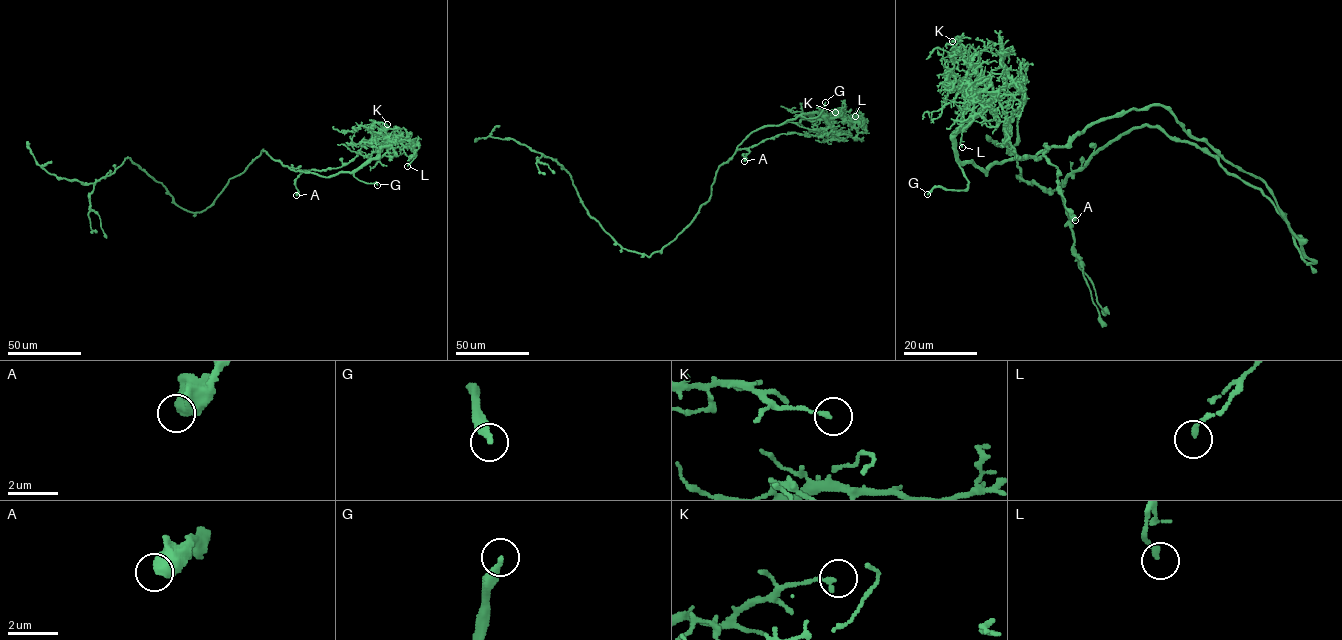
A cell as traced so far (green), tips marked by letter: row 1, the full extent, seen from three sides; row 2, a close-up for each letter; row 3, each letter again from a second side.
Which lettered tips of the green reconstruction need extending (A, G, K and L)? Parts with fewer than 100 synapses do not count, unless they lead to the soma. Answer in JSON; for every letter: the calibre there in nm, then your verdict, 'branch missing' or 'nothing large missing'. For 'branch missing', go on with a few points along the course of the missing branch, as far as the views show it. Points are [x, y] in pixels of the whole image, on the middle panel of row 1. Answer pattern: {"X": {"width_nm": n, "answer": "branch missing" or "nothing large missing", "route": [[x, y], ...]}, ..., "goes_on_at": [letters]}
{"A": {"width_nm": 650, "answer": "nothing large missing"}, "G": {"width_nm": 240, "answer": "branch missing", "route": [[825, 102], [825, 82], [831, 82], [834, 89]]}, "K": {"width_nm": 180, "answer": "nothing large missing"}, "L": {"width_nm": 180, "answer": "nothing large missing"}, "goes_on_at": ["G"]}

